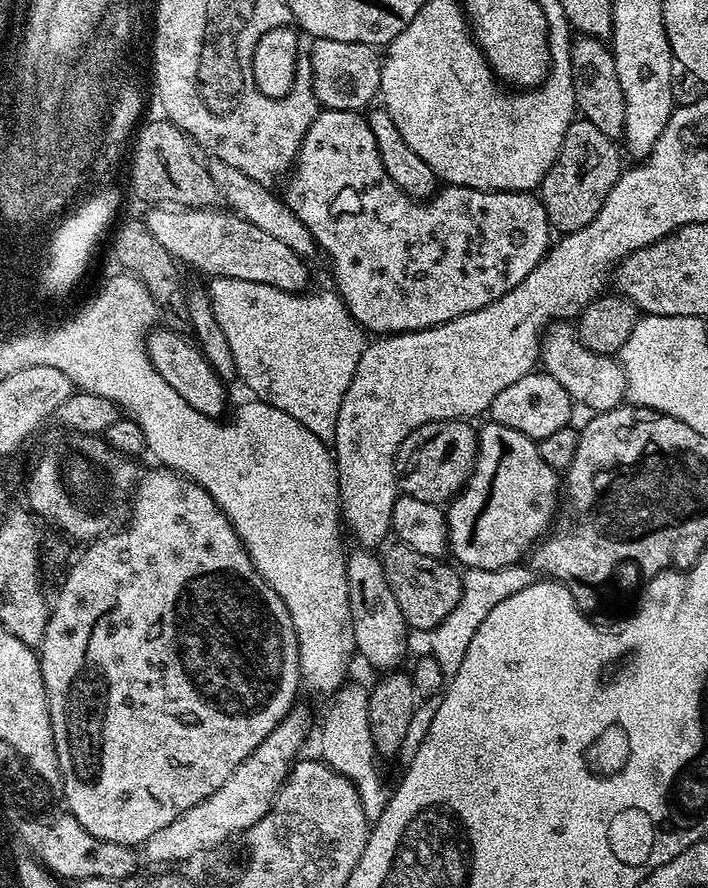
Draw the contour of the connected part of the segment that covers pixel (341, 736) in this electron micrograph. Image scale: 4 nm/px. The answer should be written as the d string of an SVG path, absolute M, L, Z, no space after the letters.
M351 680L345 681L331 695L333 700L324 716L324 724L320 732L320 753L324 760L336 772L350 778L358 790L359 800L362 802L363 812L369 821L381 816L385 809L389 793L384 786L379 772L374 766L376 751L373 746L372 735L369 733L369 689Z

